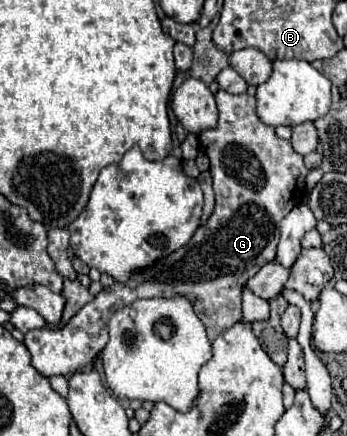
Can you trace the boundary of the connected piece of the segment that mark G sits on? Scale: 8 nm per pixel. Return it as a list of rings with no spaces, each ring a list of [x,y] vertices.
[[[219,88],[219,92],[215,94],[215,102],[219,108],[219,124],[213,130],[203,130],[199,134],[201,148],[205,150],[205,154],[211,160],[209,172],[213,176],[215,212],[211,214],[207,224],[195,232],[195,236],[191,238],[191,242],[185,248],[165,256],[163,260],[155,262],[153,266],[149,266],[143,272],[133,272],[127,284],[115,282],[111,288],[103,288],[95,296],[95,300],[85,304],[71,318],[71,322],[67,326],[63,326],[61,330],[51,330],[51,328],[29,330],[25,334],[23,344],[27,346],[27,350],[31,354],[31,366],[45,378],[55,376],[55,374],[69,376],[69,374],[81,370],[85,364],[93,362],[97,358],[97,354],[107,344],[109,316],[115,314],[117,310],[123,310],[125,306],[129,306],[131,302],[135,302],[139,298],[155,298],[155,296],[189,298],[195,314],[199,316],[199,320],[203,322],[203,326],[207,330],[209,340],[215,340],[223,330],[227,330],[229,326],[233,326],[235,322],[241,320],[241,290],[243,290],[245,282],[251,276],[255,276],[257,270],[261,270],[261,266],[275,260],[275,250],[277,250],[277,242],[279,242],[279,220],[283,220],[299,204],[301,196],[305,194],[305,176],[309,170],[303,164],[303,156],[293,150],[291,142],[277,138],[275,128],[267,126],[259,120],[257,112],[255,112],[255,96],[251,96],[251,94],[233,96]]]

